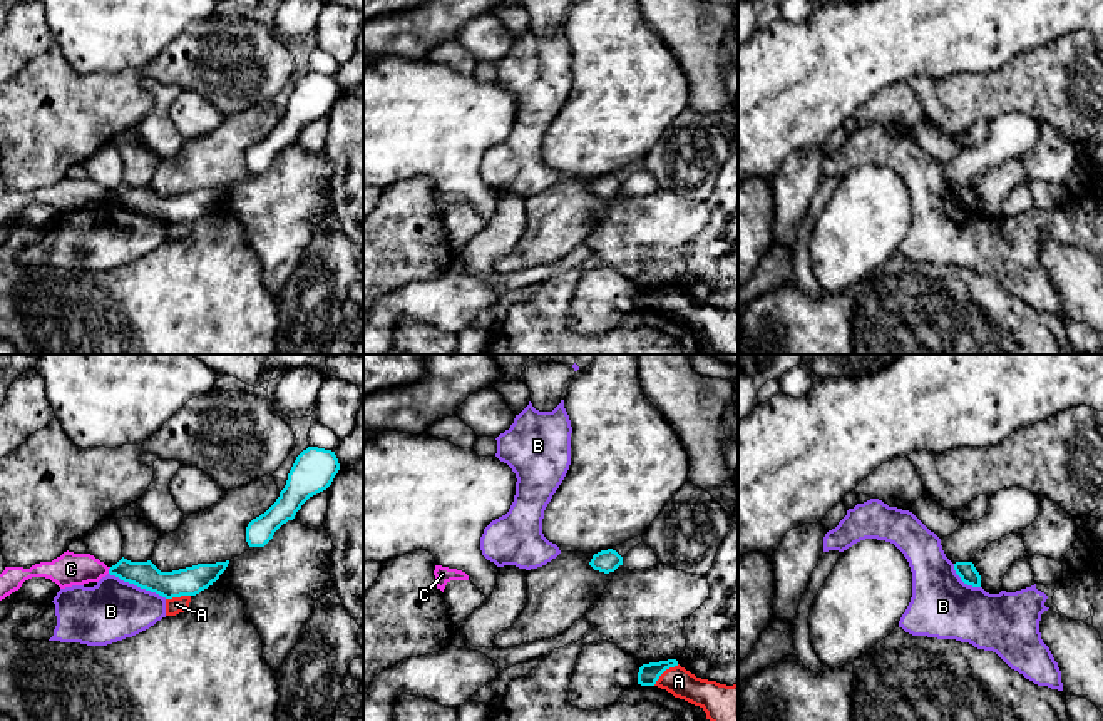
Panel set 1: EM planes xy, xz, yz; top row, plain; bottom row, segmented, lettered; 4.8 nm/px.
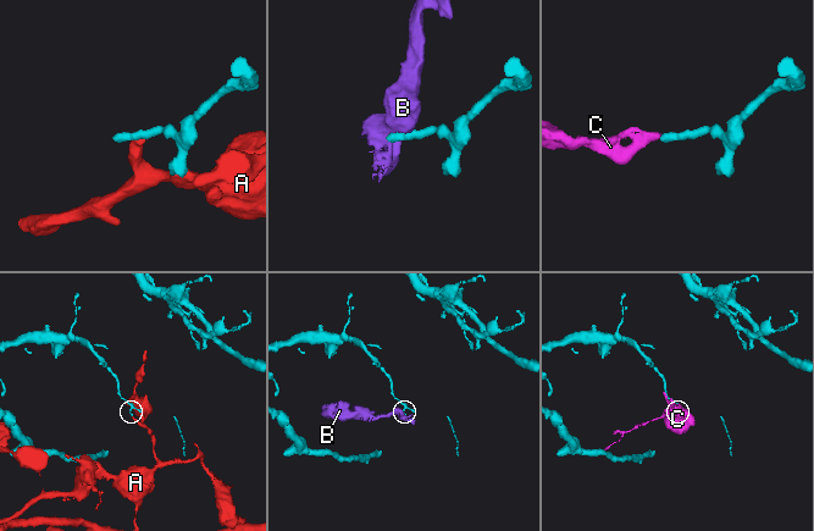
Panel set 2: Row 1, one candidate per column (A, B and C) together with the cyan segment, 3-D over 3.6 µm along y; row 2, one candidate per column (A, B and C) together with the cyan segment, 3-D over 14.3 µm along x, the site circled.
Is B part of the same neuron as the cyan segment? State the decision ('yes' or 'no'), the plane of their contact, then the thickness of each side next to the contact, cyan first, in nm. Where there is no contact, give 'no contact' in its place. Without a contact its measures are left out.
no; meets cyan in xy; 140 nm thick on the cyan side, 300 nm on the other

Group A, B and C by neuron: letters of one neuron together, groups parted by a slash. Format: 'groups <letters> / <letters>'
groups A / B / C

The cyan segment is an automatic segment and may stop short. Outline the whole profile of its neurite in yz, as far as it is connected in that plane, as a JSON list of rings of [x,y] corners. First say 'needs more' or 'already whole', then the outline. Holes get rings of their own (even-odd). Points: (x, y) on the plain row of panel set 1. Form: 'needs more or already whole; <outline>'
already whole; [[[956,187],[954,196],[964,209],[981,212],[981,201],[972,187]]]

